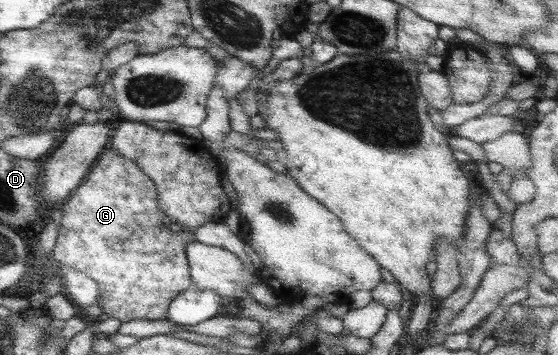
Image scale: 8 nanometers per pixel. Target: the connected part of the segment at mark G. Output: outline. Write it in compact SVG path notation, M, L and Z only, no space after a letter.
M105 149L99 154L99 157L87 172L84 180L78 184L78 187L74 189L69 198L59 205L61 210L60 225L54 246L52 247L52 250L49 251L47 257L54 262L64 264L68 268L75 269L76 271L80 271L80 273L87 275L98 288L98 297L95 304L102 312L106 313L108 317L114 317L114 319L118 319L120 322L130 321L131 319L166 320L167 303L181 291L184 291L188 287L192 287L189 278L187 259L186 255L184 255L185 245L191 241L191 232L182 231L166 224L164 215L157 207L158 201L155 185L150 181L150 178L146 177L134 162L124 159L121 155L114 153L109 149Z

